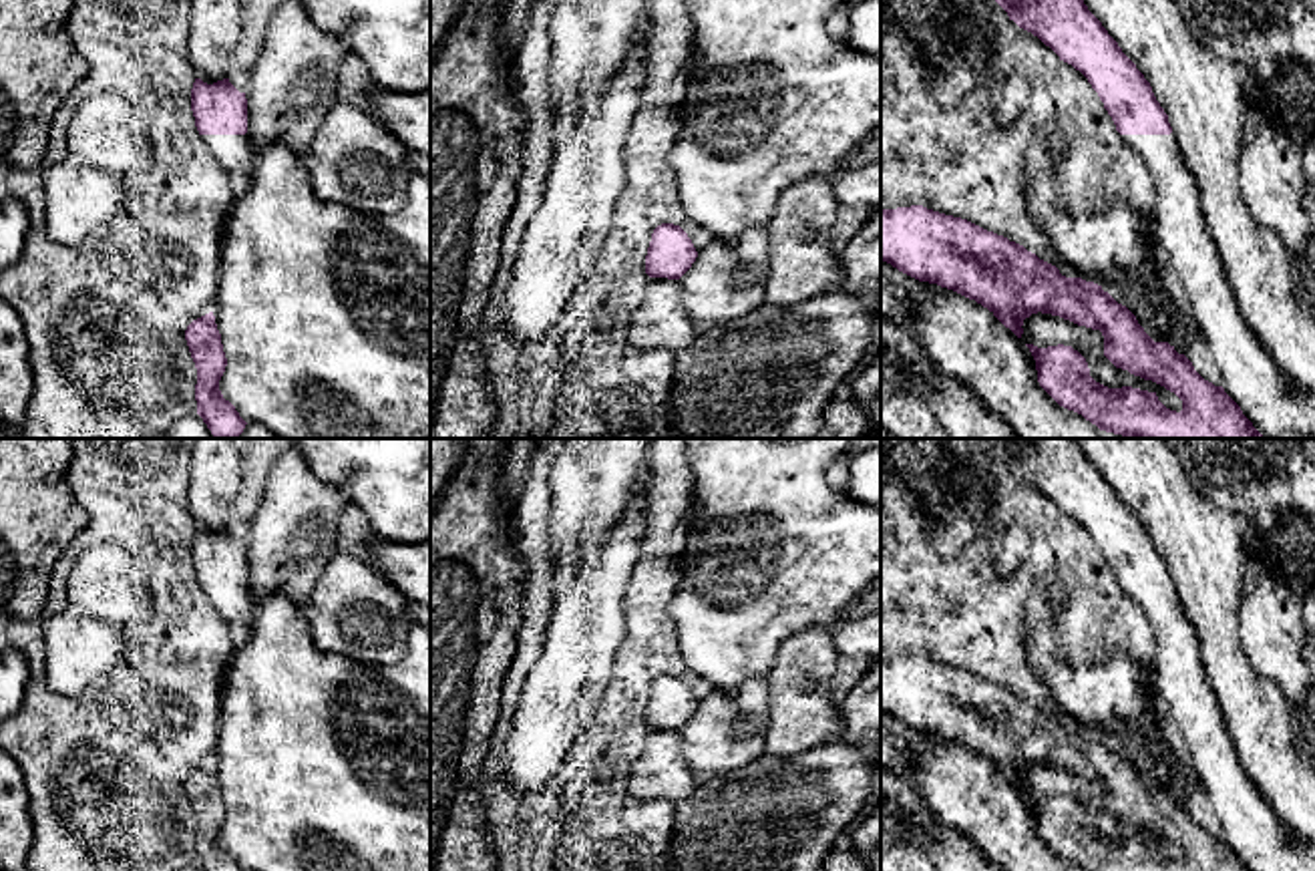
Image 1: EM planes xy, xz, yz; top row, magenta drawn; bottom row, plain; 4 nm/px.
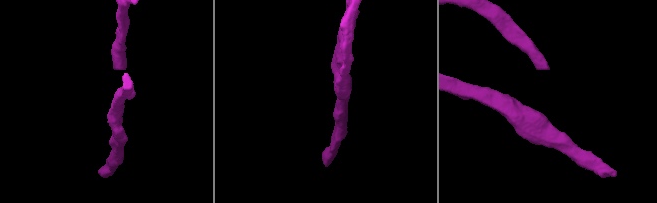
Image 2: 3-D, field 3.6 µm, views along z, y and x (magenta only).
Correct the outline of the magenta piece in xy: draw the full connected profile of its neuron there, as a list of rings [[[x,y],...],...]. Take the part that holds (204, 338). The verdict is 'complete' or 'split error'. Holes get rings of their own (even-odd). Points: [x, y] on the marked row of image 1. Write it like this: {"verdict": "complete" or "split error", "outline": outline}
{"verdict": "complete", "outline": [[[213,312],[193,320],[185,330],[185,340],[197,368],[197,414],[215,439],[239,437],[247,422],[219,390],[227,358]]]}

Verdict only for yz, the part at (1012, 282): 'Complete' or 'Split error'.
Split error

